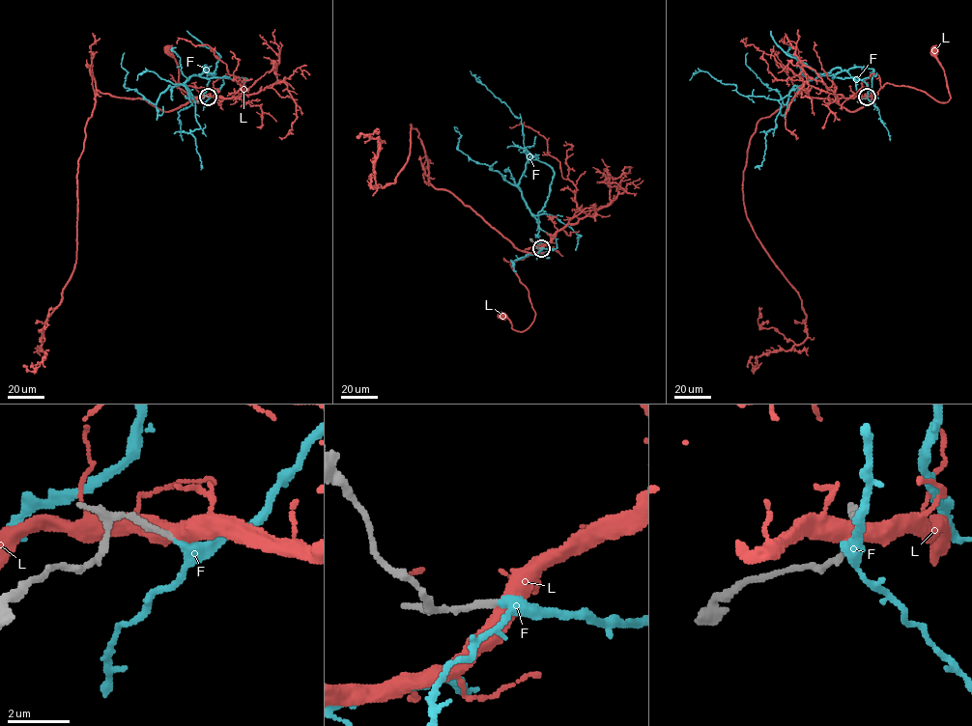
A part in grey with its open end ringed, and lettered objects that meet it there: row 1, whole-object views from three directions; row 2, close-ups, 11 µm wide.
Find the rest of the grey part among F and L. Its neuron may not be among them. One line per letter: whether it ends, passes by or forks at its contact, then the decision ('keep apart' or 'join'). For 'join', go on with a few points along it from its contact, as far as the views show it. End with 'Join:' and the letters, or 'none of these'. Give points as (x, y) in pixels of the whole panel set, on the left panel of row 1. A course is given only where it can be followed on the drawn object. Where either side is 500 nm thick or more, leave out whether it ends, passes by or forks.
F: it passes by; join; it runs (208, 97), (223, 82), (206, 70), (185, 83), (193, 99), (185, 86), (154, 71), (143, 71), (136, 80)
L: keep apart
Join: F

